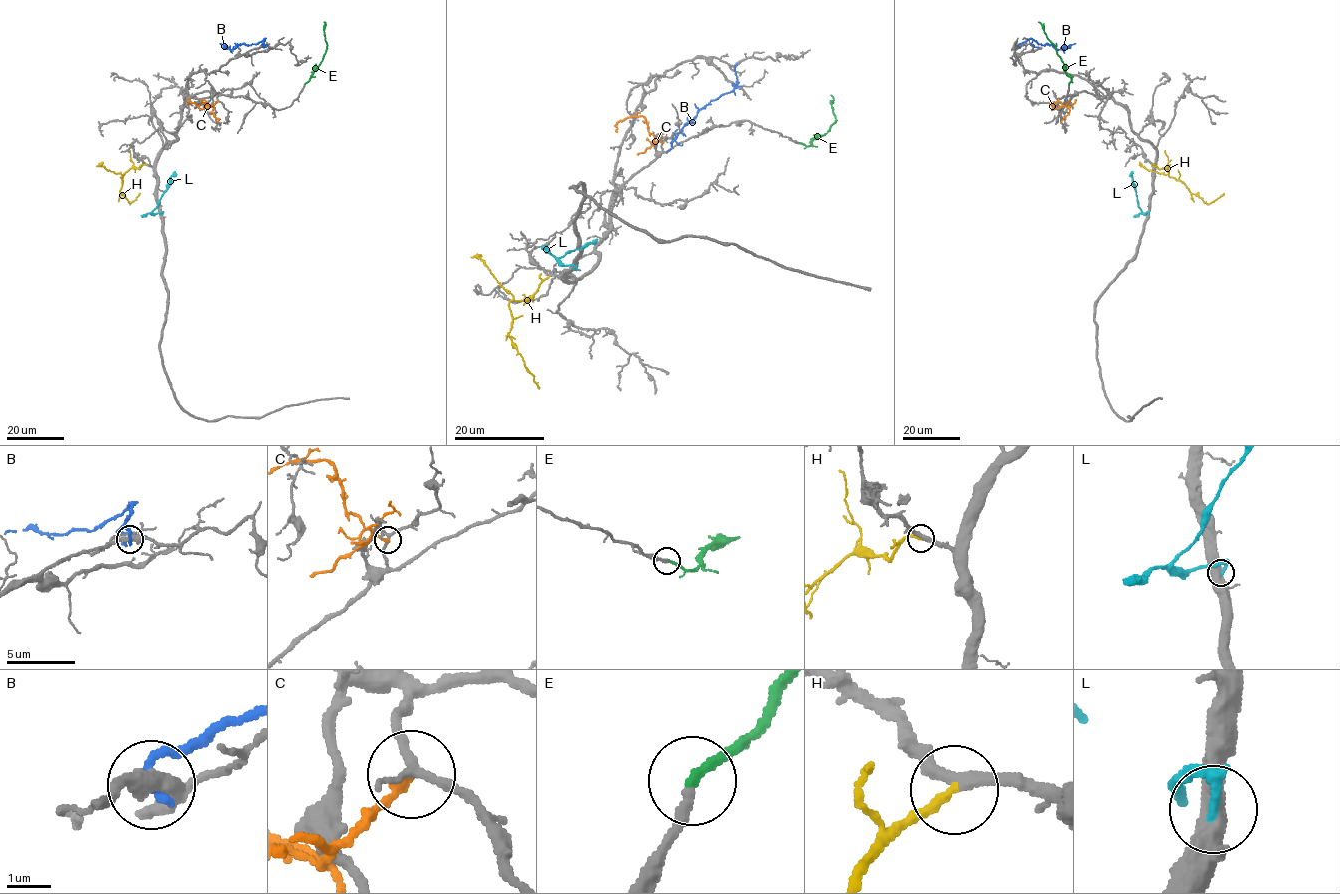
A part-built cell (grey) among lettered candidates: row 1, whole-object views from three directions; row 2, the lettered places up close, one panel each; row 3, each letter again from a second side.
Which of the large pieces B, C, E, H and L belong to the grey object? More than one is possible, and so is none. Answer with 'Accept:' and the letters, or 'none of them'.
Accept: E, H

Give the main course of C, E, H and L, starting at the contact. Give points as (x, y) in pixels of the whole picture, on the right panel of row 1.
C: (1069, 101), (1065, 106), (1052, 108), (1055, 102), (1062, 104)
E: (1069, 84), (1071, 78), (1039, 21)
H: (1153, 164), (1159, 169), (1167, 168), (1169, 176), (1180, 180), (1208, 204), (1224, 193)
L: (1149, 214), (1144, 213), (1138, 206), (1130, 173)

